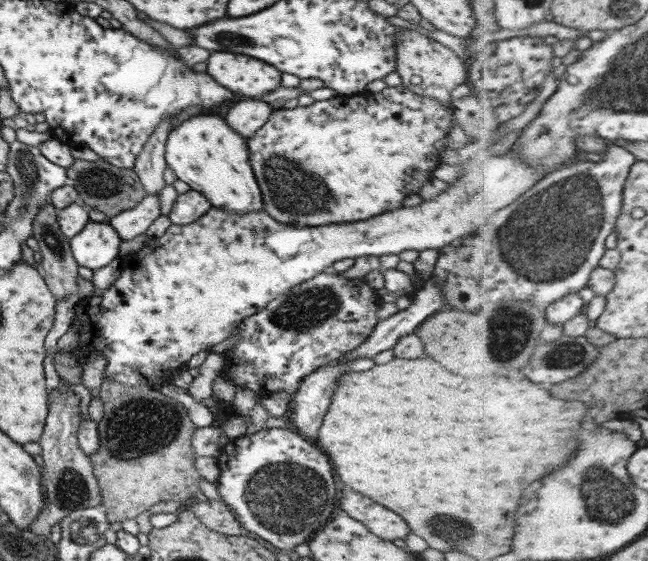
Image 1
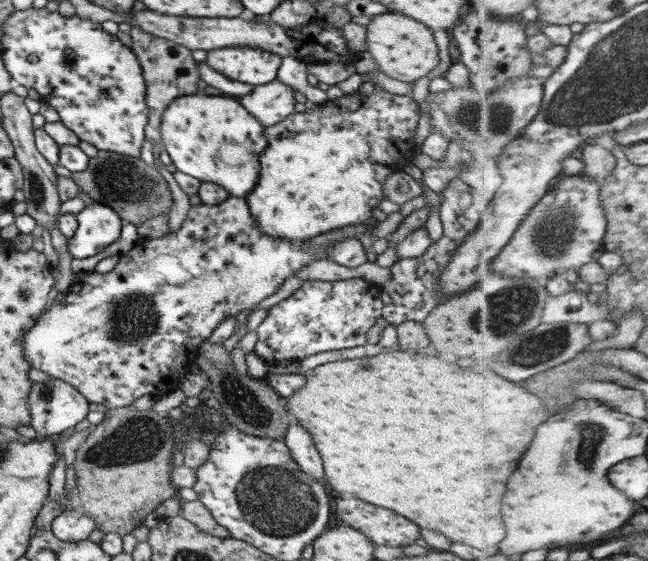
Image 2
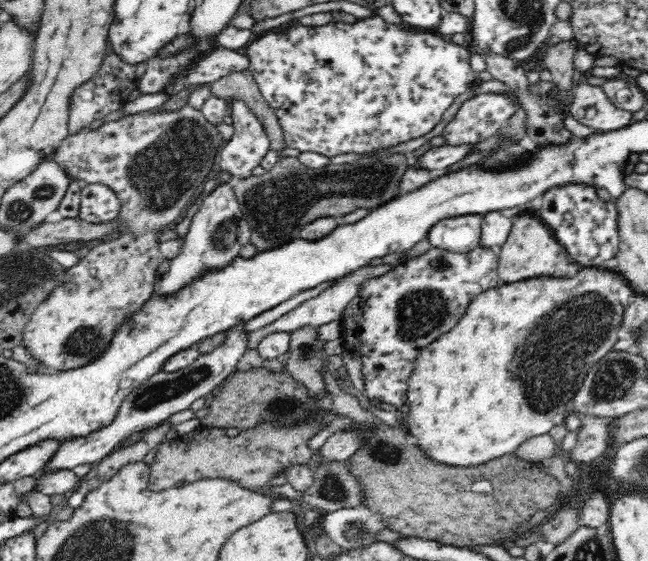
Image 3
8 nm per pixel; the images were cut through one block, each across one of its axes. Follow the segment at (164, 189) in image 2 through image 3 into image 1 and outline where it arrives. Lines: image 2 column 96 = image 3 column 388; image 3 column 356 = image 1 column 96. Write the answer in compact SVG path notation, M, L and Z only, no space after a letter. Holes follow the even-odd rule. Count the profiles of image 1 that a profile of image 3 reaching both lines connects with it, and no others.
M74 159L74 164L66 168L66 175L72 180L79 198L82 198L90 208L103 212L109 220L121 212L134 208L147 195L133 168L118 168L104 159L93 162Z

